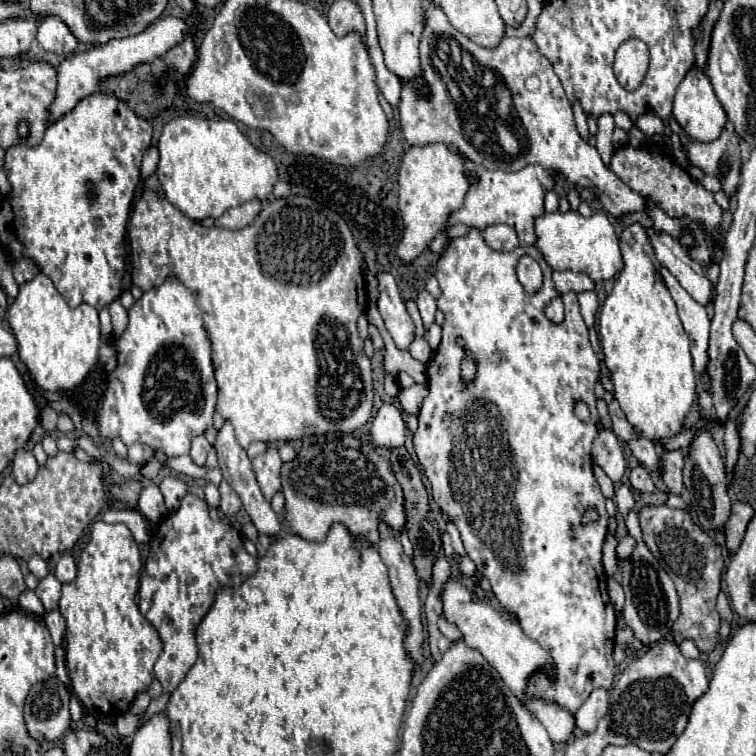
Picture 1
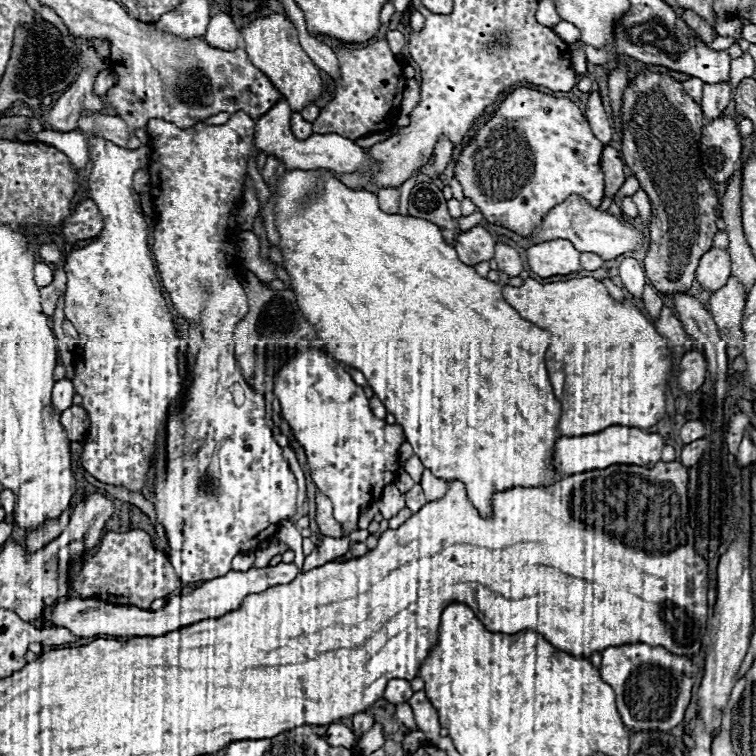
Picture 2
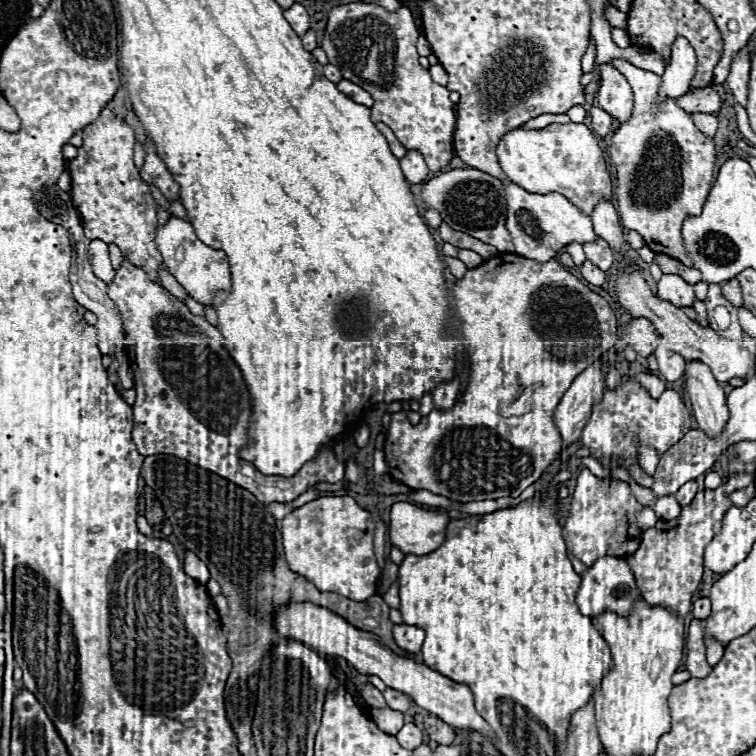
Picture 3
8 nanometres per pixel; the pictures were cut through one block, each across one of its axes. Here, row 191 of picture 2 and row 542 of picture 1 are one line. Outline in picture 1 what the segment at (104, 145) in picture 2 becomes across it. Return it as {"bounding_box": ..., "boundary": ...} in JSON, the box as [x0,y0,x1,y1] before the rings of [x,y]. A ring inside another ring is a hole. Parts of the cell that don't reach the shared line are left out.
{"bounding_box":[58,520,162,716],"boundary":[[[96,520],[90,532],[90,542],[78,560],[78,576],[74,582],[62,584],[62,598],[58,602],[58,610],[66,620],[66,668],[72,688],[82,706],[100,708],[114,716],[130,710],[134,696],[148,690],[154,662],[162,652],[162,640],[156,628],[142,616],[136,604],[140,570],[140,550],[130,530],[124,524],[106,524]]]}

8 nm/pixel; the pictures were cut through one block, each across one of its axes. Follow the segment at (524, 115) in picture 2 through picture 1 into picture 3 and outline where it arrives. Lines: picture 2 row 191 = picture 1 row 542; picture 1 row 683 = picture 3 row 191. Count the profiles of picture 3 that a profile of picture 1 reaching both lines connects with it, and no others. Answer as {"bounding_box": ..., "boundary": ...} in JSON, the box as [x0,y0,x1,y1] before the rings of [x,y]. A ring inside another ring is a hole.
{"bounding_box":[496,124,612,216],"boundary":[[[550,124],[542,130],[516,128],[502,136],[496,154],[508,180],[534,194],[558,192],[566,196],[584,216],[590,216],[596,202],[612,200],[612,178],[604,152],[586,124]]]}

